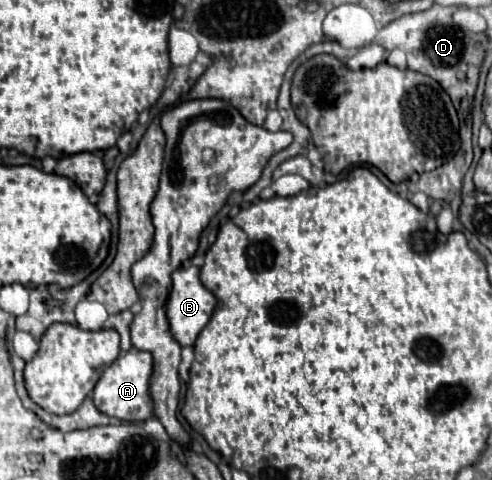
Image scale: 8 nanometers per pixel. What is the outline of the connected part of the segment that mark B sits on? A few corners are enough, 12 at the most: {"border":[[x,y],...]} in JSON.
{"border":[[197,266],[173,272],[167,300],[171,332],[193,346],[217,298]]}

